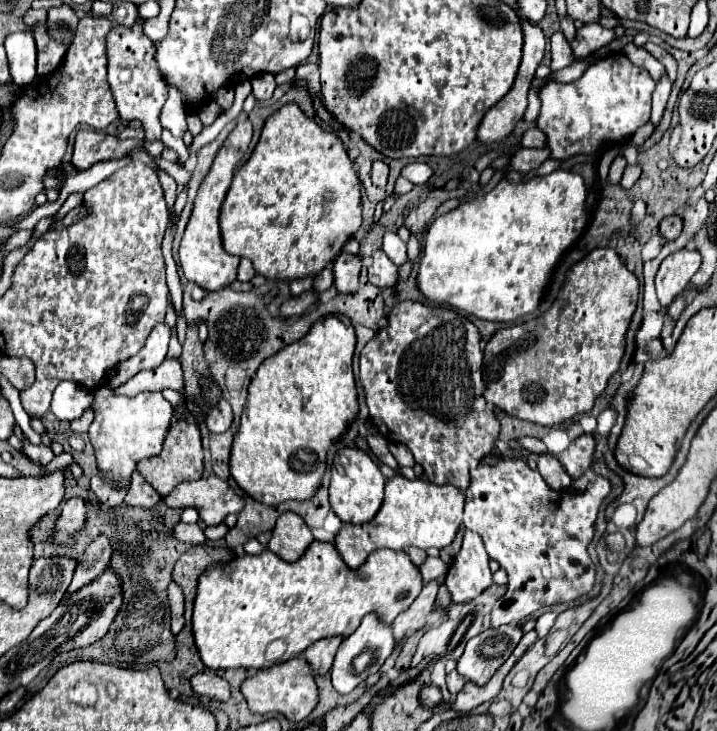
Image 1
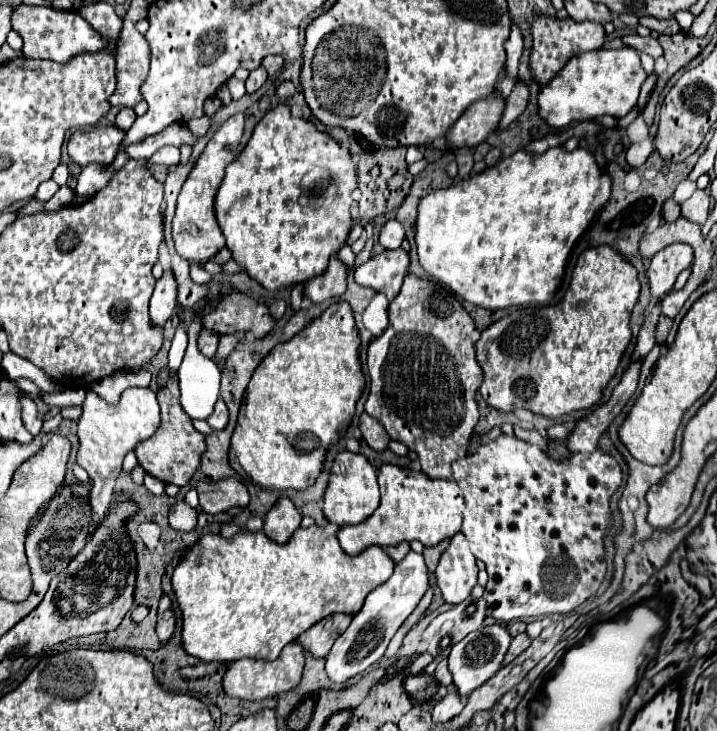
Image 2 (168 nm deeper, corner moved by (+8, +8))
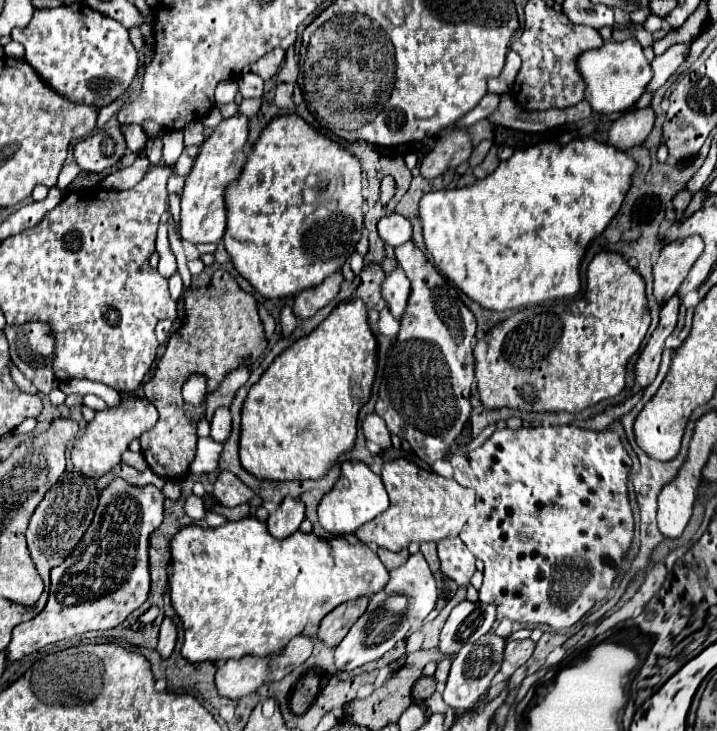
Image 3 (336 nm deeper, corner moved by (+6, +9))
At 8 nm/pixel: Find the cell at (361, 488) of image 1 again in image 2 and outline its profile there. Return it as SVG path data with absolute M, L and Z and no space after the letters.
M347 450L339 452L331 468L329 486L325 490L325 500L323 500L325 518L337 526L359 524L365 518L369 518L377 506L379 506L379 486L377 486L375 468L367 462L363 454L353 454Z

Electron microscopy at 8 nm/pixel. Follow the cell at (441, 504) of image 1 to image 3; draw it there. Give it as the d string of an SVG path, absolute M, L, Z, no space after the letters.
M405 459L387 461L383 465L381 479L391 499L391 505L385 512L355 531L355 537L361 543L373 545L373 547L401 551L413 541L437 543L443 537L455 537L467 523L469 511L475 503L475 493L471 489L461 487L455 479L443 479L433 471L425 471Z

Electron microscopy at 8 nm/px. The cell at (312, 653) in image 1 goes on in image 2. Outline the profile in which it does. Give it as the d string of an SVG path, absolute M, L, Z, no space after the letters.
M331 614L327 618L323 618L321 622L317 622L315 626L311 626L309 630L305 630L297 642L301 642L301 646L311 652L317 658L325 658L333 646L333 642L347 630L347 626L351 624L353 616L351 614Z

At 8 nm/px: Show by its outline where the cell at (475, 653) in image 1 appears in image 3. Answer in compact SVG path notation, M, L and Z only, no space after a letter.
M485 633L479 641L465 643L463 649L453 659L449 679L447 679L447 687L443 691L443 701L449 707L453 707L457 713L469 711L481 699L481 695L485 695L487 689L491 687L491 679L501 669L505 647L507 647L507 639L503 639L495 633Z

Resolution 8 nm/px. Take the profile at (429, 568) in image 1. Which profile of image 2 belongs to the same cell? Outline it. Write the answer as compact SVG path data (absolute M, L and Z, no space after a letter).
M409 552L399 564L395 564L393 576L367 596L363 608L353 616L351 626L335 640L331 652L327 654L329 680L343 684L349 678L365 672L369 666L373 666L385 654L391 638L395 636L399 626L407 620L407 616L417 608L425 592L427 592L427 566L421 554Z

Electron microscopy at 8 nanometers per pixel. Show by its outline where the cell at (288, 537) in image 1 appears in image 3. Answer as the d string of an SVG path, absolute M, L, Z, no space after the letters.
M287 497L281 501L281 505L277 507L277 511L273 511L267 519L267 527L269 527L269 533L275 537L275 539L285 539L289 535L293 535L301 521L305 519L305 513L303 513L303 503L299 499L293 499L293 497Z

